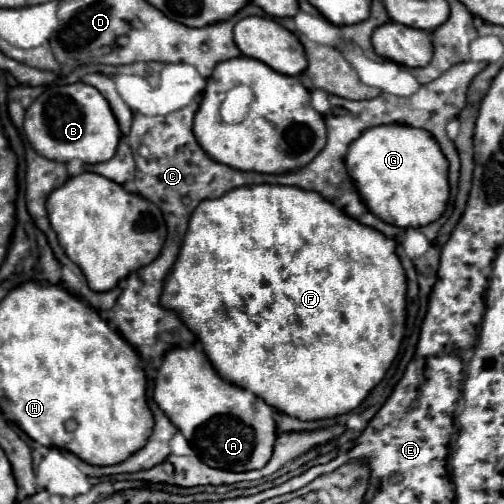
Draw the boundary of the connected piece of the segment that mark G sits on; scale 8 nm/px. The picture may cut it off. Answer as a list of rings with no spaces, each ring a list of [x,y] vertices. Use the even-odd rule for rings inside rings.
[[[378,125],[352,141],[346,169],[366,207],[382,221],[396,227],[424,227],[436,221],[448,203],[448,159],[426,129],[410,125]]]

